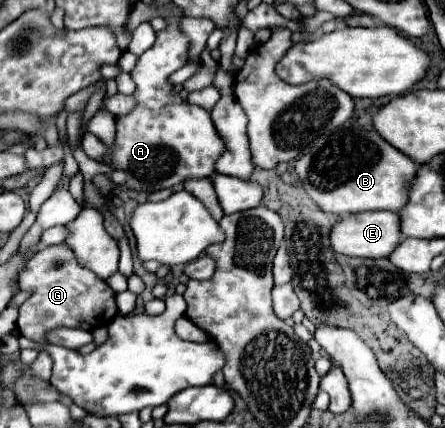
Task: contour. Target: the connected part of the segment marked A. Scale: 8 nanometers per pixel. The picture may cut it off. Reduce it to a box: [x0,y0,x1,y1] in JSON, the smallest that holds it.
[82,16,224,194]

